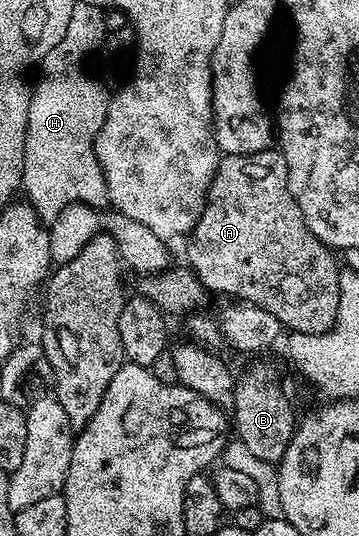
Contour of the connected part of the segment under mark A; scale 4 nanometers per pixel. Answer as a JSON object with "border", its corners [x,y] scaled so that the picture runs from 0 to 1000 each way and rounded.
{"border":[[[749,278],[721,282],[705,289],[624,289],[616,295],[613,313],[602,319],[602,328],[585,334],[585,347],[574,356],[574,377],[565,381],[563,392],[549,399],[546,416],[538,418],[532,431],[518,440],[524,451],[524,485],[521,496],[563,524],[563,532],[582,545],[616,543],[624,550],[649,550],[643,556],[657,562],[688,562],[719,569],[730,576],[741,576],[752,584],[763,584],[763,591],[774,591],[774,599],[805,619],[827,618],[830,621],[852,621],[855,625],[894,625],[908,621],[916,608],[936,599],[942,584],[942,562],[947,560],[947,506],[936,498],[936,483],[928,470],[886,442],[875,442],[875,435],[864,435],[864,427],[852,420],[852,412],[841,405],[841,390],[830,390],[830,375],[819,375],[819,360],[808,353],[808,338],[802,336],[802,310],[791,299],[791,291],[777,280]]]}

